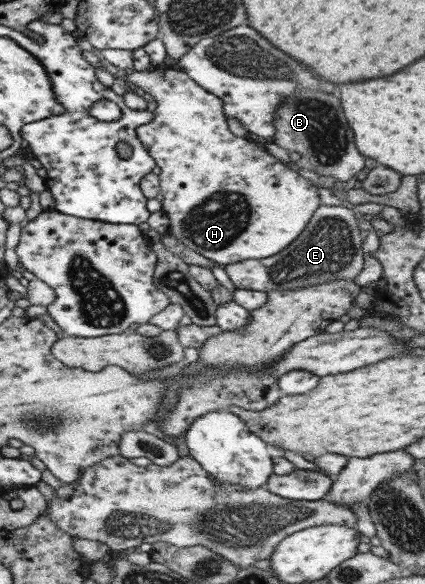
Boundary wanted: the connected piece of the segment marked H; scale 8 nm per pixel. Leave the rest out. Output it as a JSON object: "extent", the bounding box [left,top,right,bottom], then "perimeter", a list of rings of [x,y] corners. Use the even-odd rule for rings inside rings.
{"extent":[114,65,320,267],"perimeter":[[[167,65],[152,67],[146,72],[134,72],[130,75],[119,73],[114,74],[114,76],[116,76],[114,79],[120,79],[124,82],[128,81],[140,87],[144,93],[149,93],[155,102],[155,109],[153,109],[151,121],[140,125],[136,129],[136,136],[145,148],[145,151],[149,154],[149,157],[153,158],[154,164],[159,168],[158,184],[162,195],[160,211],[167,217],[169,233],[174,235],[177,241],[180,241],[185,247],[189,247],[189,249],[192,249],[195,253],[203,255],[203,257],[210,259],[222,267],[243,260],[269,257],[281,251],[288,243],[291,243],[293,239],[298,237],[307,225],[311,215],[314,214],[315,209],[320,206],[319,198],[317,197],[317,187],[313,186],[307,179],[301,178],[295,171],[291,171],[283,162],[280,162],[268,154],[265,150],[265,145],[261,142],[253,142],[253,140],[231,134],[231,132],[227,130],[226,119],[223,117],[223,102],[221,102],[219,98],[207,93],[207,91],[195,84],[186,74],[183,74],[183,71]]]}

